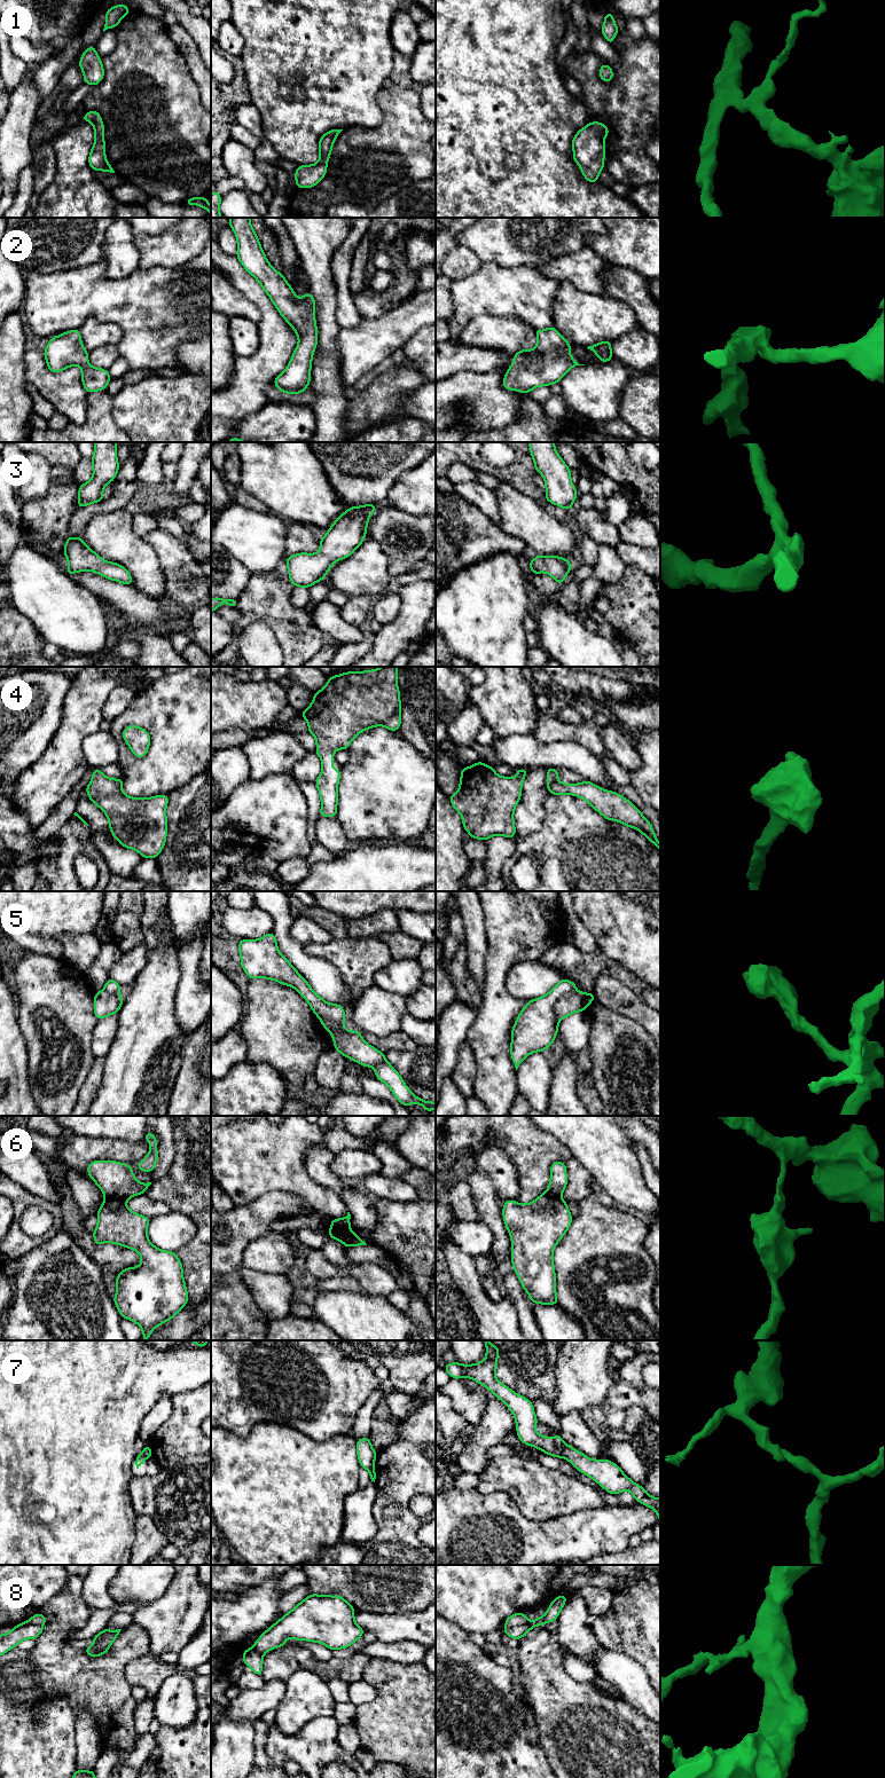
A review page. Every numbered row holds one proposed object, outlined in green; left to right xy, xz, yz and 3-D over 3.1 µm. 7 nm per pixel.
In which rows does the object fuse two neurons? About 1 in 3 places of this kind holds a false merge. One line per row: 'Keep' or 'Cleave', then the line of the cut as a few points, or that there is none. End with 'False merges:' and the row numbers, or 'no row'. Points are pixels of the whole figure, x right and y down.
1: Keep. No split
2: Keep. No split
3: Keep. No split
4: Keep. No split
5: Cleave. Split along yz (576, 990), (565, 992), (554, 1005), (554, 1014), (557, 1021)
6: Cleave. Split along xy (106, 1196), (117, 1196), (125, 1201)
7: Cleave. Split along yz (566, 1446), (564, 1456)
8: Cleave. Split along yz (527, 1620), (521, 1625), (507, 1626)
False merges: 5, 6, 7, 8

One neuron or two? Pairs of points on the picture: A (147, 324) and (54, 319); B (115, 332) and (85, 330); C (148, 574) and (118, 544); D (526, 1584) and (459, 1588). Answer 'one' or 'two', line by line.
A: one
B: one
C: one
D: one

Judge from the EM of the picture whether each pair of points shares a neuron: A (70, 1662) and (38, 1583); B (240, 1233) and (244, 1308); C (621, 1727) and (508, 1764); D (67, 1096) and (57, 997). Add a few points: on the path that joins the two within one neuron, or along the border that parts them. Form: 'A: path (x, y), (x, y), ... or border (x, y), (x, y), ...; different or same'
A: border (64, 1583), (38, 1612); different
B: path (232, 1251), (230, 1290); same
C: border (537, 1725), (540, 1745), (551, 1765); different
D: path (79, 1071), (86, 1051), (83, 1040), (65, 1022); same

